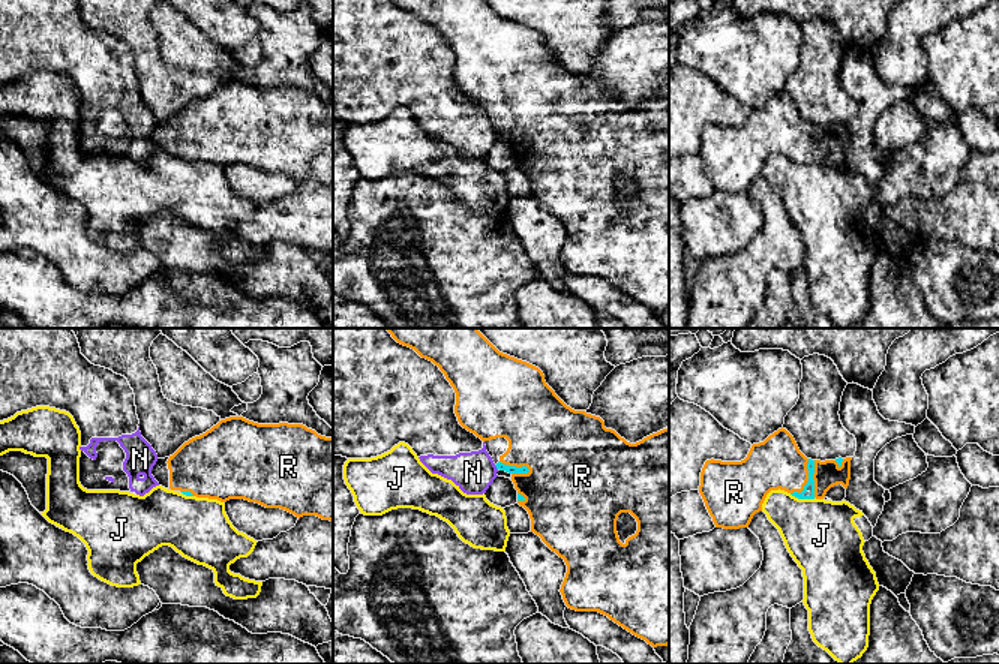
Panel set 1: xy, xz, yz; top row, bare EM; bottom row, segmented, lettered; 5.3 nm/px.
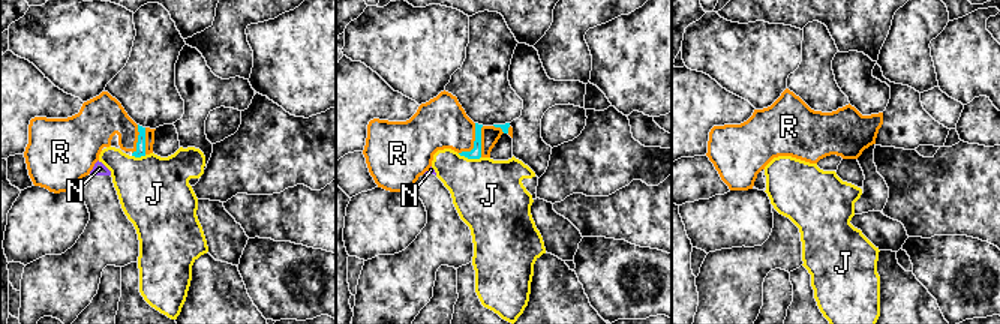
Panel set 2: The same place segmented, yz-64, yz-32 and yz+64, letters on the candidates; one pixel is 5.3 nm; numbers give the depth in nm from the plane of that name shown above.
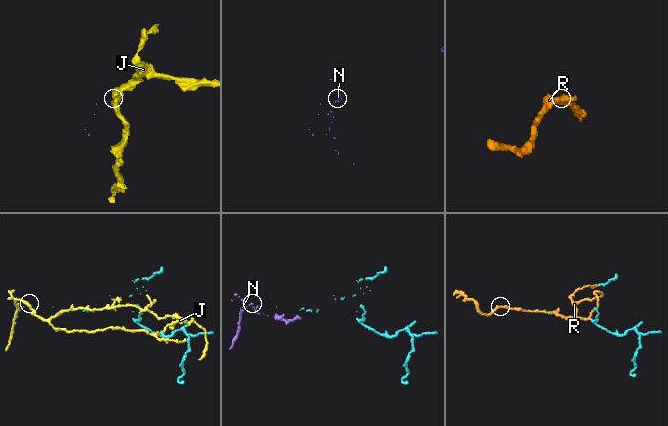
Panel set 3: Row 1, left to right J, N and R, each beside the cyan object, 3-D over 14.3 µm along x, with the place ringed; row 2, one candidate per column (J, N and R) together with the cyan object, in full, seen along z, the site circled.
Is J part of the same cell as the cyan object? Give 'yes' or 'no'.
no

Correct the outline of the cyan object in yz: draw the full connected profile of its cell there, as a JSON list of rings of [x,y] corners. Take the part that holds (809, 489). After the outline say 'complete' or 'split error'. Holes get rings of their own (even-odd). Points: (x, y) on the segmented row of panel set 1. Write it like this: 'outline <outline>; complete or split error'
outline [[[782,427],[764,442],[753,444],[741,462],[706,460],[700,472],[699,493],[716,528],[748,528],[753,516],[762,511],[762,504],[771,490],[780,489],[798,499],[824,499],[826,492],[837,484],[848,489],[850,460],[852,457],[825,462],[807,459],[794,436]]]; split error

